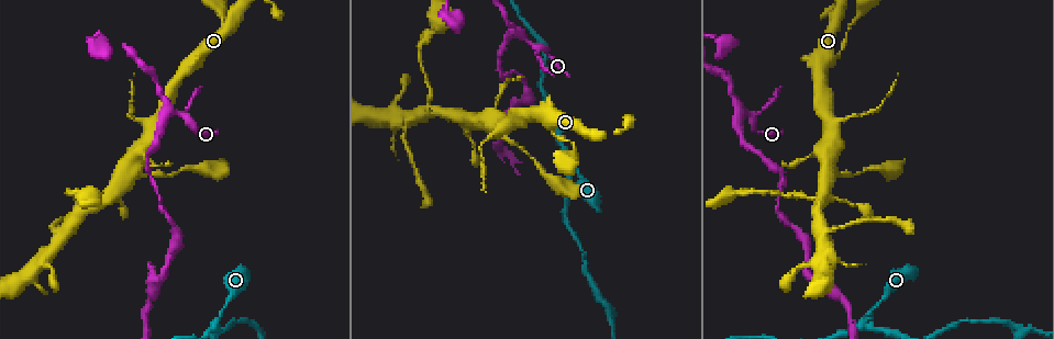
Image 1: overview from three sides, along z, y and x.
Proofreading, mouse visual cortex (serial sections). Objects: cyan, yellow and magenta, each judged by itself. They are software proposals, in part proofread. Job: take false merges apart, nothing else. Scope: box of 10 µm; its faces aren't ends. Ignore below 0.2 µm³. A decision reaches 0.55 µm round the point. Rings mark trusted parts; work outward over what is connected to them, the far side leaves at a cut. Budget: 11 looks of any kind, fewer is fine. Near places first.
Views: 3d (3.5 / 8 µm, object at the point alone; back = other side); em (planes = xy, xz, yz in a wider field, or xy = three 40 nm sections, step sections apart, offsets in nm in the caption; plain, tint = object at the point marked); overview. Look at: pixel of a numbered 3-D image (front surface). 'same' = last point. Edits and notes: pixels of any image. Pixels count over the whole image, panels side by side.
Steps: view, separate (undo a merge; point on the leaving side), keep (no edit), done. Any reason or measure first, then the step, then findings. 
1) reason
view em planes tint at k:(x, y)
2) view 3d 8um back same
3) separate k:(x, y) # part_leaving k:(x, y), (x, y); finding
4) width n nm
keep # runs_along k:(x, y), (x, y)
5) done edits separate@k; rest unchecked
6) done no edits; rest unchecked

abrupt turn
view 3d 3.5um at 1:(172, 115)

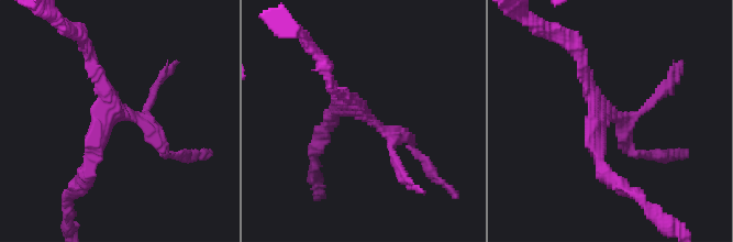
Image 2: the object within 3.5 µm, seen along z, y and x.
need the tissue
view em xy step 3 tint at 2:(117, 114)

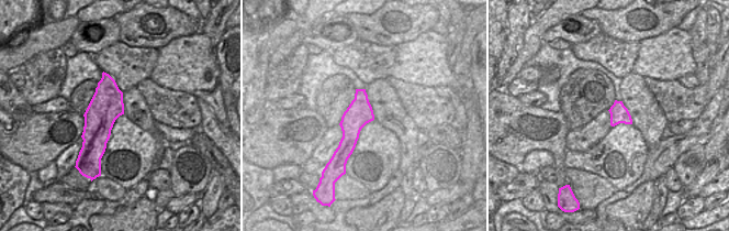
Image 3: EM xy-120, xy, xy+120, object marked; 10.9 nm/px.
view em xy step 1 tint same

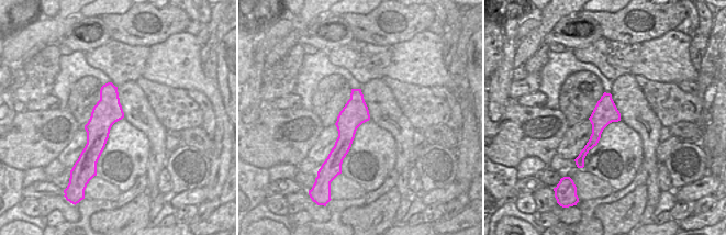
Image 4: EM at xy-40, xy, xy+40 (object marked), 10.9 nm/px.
keep # runs_along 4:(110, 86), (95, 159); continuous, no second cell

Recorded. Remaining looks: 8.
branch point
view 3d 3.5um at 1:(831, 172)

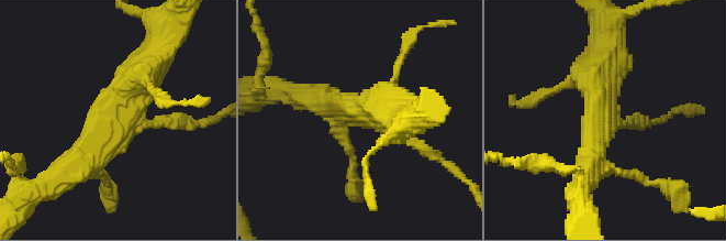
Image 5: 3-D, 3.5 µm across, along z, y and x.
need the tissue
view em xy step 5 tint at 5:(603, 116)

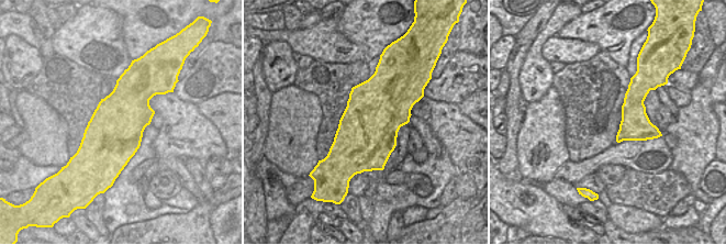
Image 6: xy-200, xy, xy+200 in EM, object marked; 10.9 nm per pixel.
keep # runs_along 5:(157, 50), (123, 113), (73, 168); one cell here

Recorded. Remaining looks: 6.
thin neck
view 3d 3.5um at 1:(808, 268)

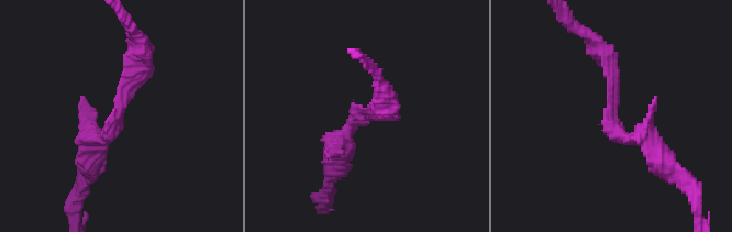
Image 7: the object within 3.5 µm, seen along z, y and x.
shape alone is not enough
view em planes tint at 7:(120, 111)

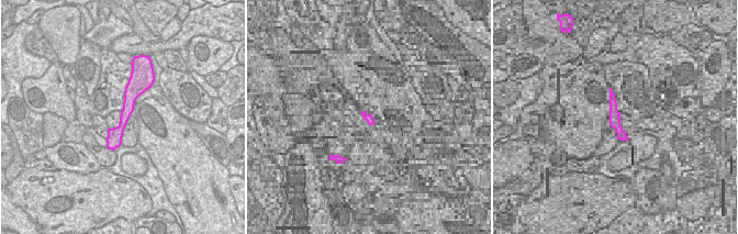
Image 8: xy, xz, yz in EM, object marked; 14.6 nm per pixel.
view em xy step 3 tint same

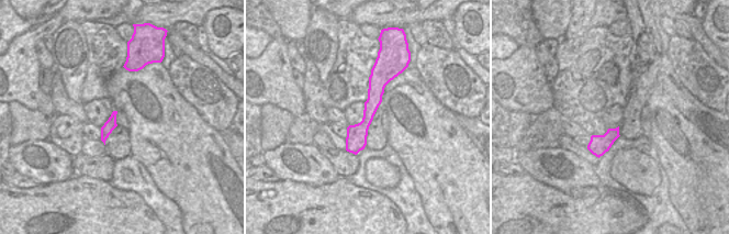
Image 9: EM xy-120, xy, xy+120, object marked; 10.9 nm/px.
arm_widths 200, 250 nm
keep # runs_along 7:(596, 44), (613, 75), (613, 129), (655, 148); continuous, no second cell

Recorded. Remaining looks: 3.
a narrow waist
view 3d 8um at 1:(219, 314)

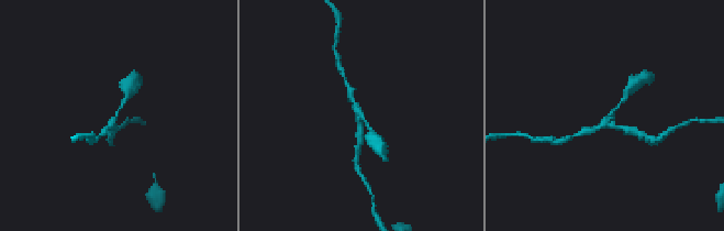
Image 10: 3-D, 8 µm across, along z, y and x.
view 3d 3.5um same

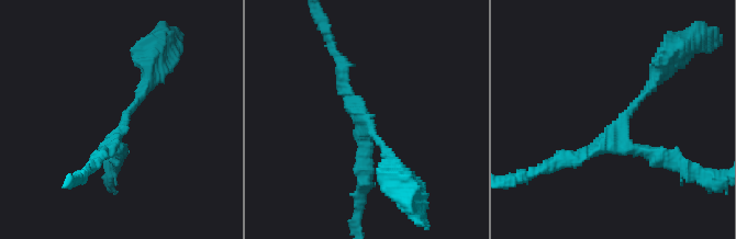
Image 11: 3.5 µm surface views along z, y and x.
need the tissue
view em xy step 2 tint at 11:(625, 118)

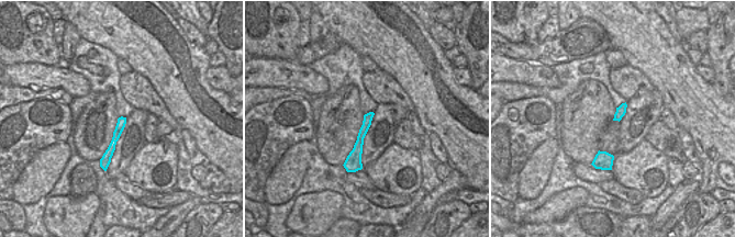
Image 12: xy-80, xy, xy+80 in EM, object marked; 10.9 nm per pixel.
keep # runs_along 12:(369, 115), (354, 160), (349, 167); continuous, no second cell

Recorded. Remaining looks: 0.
done no edits; rest unchecked

